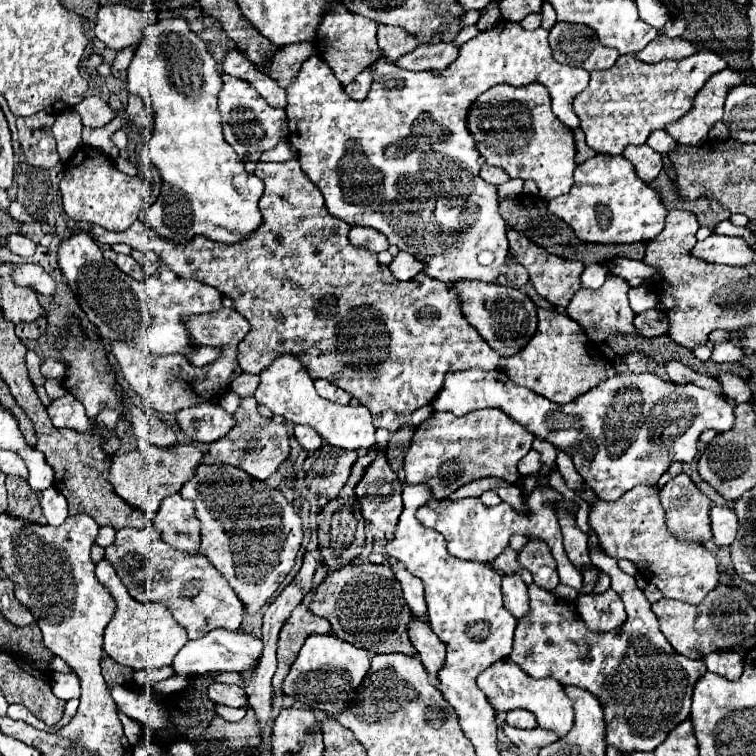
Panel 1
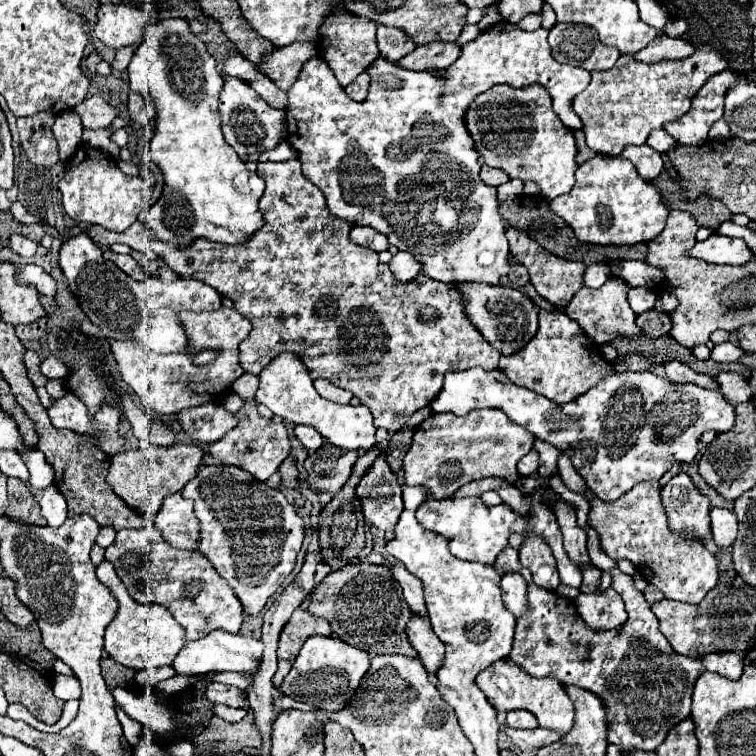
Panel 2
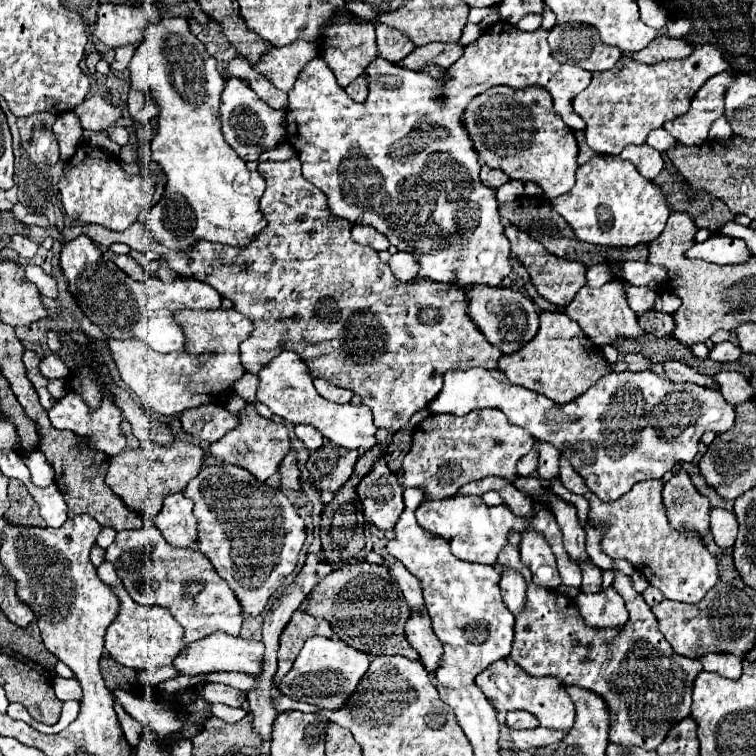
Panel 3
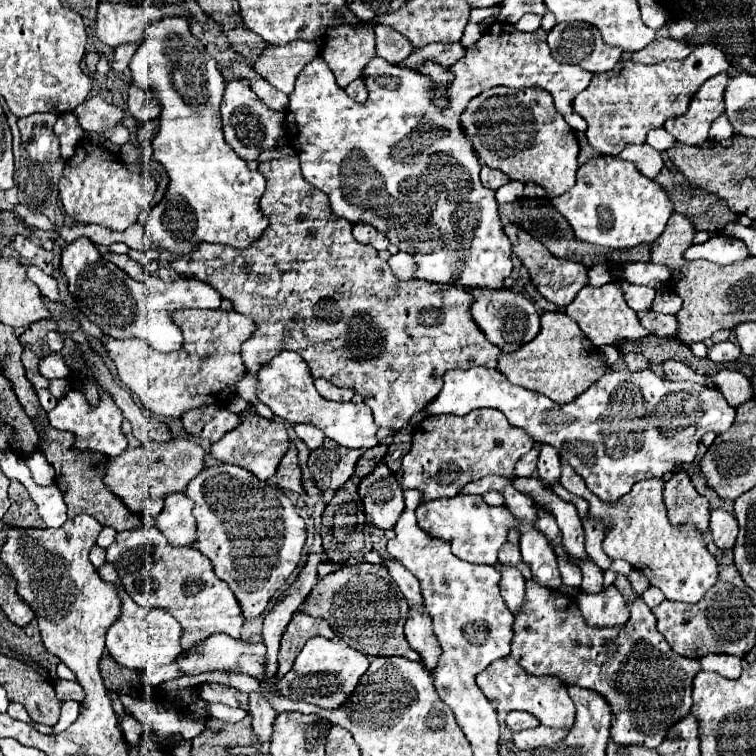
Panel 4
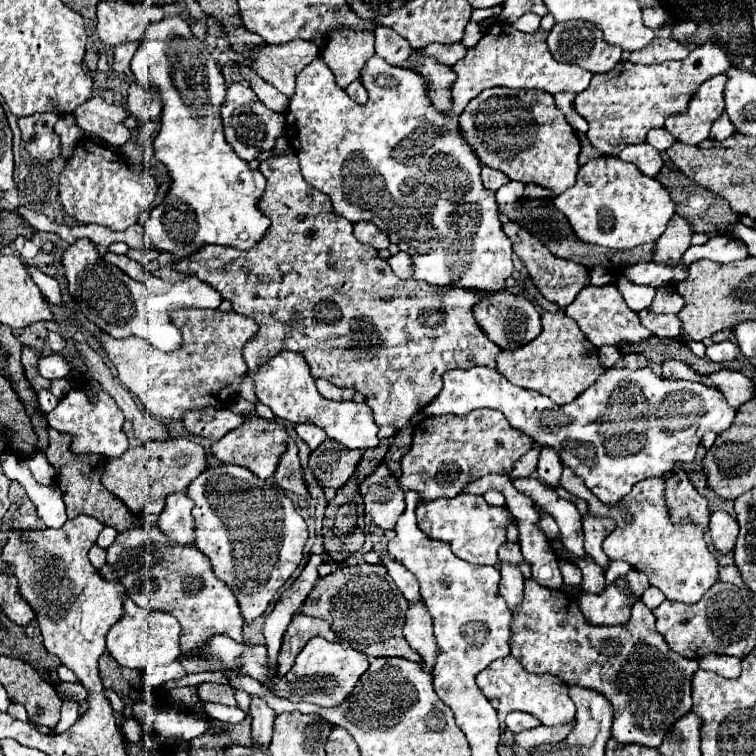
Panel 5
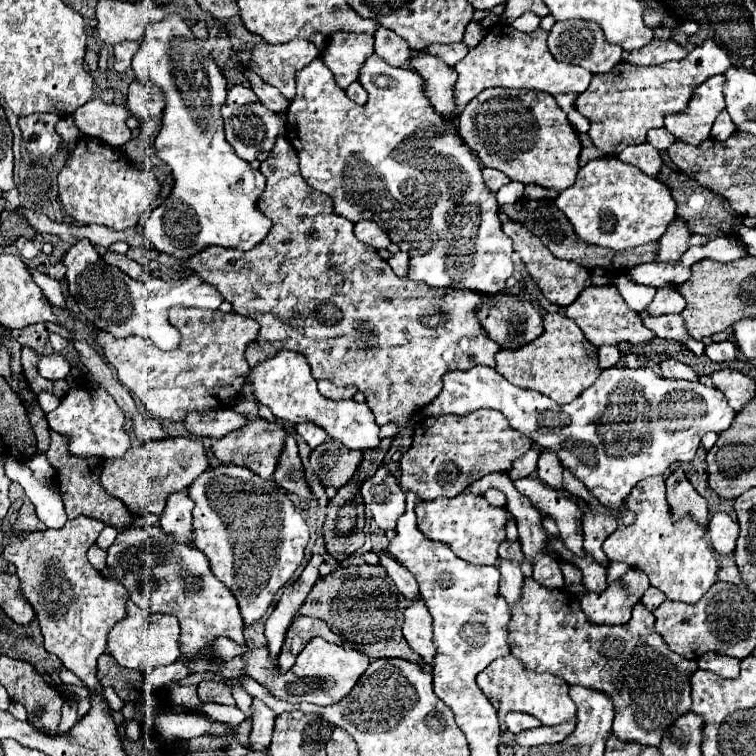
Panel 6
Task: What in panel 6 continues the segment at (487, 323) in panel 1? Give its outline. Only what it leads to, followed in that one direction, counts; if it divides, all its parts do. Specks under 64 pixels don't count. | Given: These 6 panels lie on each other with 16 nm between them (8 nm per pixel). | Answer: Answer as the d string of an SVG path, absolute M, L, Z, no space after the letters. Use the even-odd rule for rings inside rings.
M504 292L490 298L490 308L482 306L476 316L490 338L502 348L520 348L544 332L542 318L530 302Z

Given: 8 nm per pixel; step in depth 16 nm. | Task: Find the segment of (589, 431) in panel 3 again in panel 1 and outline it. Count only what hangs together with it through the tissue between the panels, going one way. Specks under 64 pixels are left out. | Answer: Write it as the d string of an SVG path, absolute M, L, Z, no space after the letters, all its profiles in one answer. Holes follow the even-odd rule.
M472 368L464 372L448 372L448 376L444 378L444 388L430 406L434 412L452 412L456 416L464 416L480 408L500 408L536 438L548 440L550 444L580 446L580 476L588 486L594 488L600 500L607 502L618 500L636 484L658 482L660 476L672 466L672 462L692 462L696 442L704 430L714 428L716 432L726 432L734 424L734 406L728 404L728 400L724 400L724 396L720 396L718 392L704 390L694 384L674 384L650 372L614 374L576 400L568 404L556 404L528 388L512 384L502 370L486 372Z

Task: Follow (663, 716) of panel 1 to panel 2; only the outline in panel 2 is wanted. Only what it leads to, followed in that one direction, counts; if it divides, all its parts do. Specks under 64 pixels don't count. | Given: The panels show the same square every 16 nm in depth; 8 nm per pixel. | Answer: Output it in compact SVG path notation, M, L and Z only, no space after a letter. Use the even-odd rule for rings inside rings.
M592 526L586 530L588 534L588 556L594 566L598 566L604 572L610 572L612 578L612 588L624 598L626 610L628 610L628 622L622 624L616 630L610 630L608 634L603 631L593 631L588 628L579 615L576 606L564 598L558 596L556 592L548 592L546 588L536 586L534 582L528 584L528 612L524 616L516 618L516 634L514 634L514 644L510 658L530 676L542 678L542 676L552 676L560 680L562 684L574 684L580 688L586 688L594 692L598 698L602 698L608 714L608 742L616 744L624 750L632 748L642 748L642 750L656 750L660 742L664 742L666 734L684 718L690 716L690 704L692 704L692 690L694 682L704 672L704 666L700 660L684 658L676 654L664 634L658 630L658 620L650 612L650 604L644 600L642 592L634 588L632 576L622 574L616 568L616 562L606 556L600 548L598 540L592 540Z

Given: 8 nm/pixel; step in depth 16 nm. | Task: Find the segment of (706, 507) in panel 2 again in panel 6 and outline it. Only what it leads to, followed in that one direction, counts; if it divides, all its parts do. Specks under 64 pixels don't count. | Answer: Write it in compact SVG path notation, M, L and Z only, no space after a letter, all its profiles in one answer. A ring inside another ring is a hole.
M676 468L668 478L666 478L666 498L668 504L672 506L674 516L694 516L702 526L708 526L708 504L706 498L702 498L694 486L688 482L686 474L682 468Z

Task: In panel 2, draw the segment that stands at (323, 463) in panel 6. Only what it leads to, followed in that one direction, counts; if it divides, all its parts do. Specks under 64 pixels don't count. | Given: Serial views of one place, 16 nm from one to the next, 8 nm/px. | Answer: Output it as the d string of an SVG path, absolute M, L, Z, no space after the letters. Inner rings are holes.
M322 444L316 452L310 452L304 468L308 470L308 484L316 492L336 492L346 484L352 474L352 466L358 458L358 450L344 450L332 444Z

